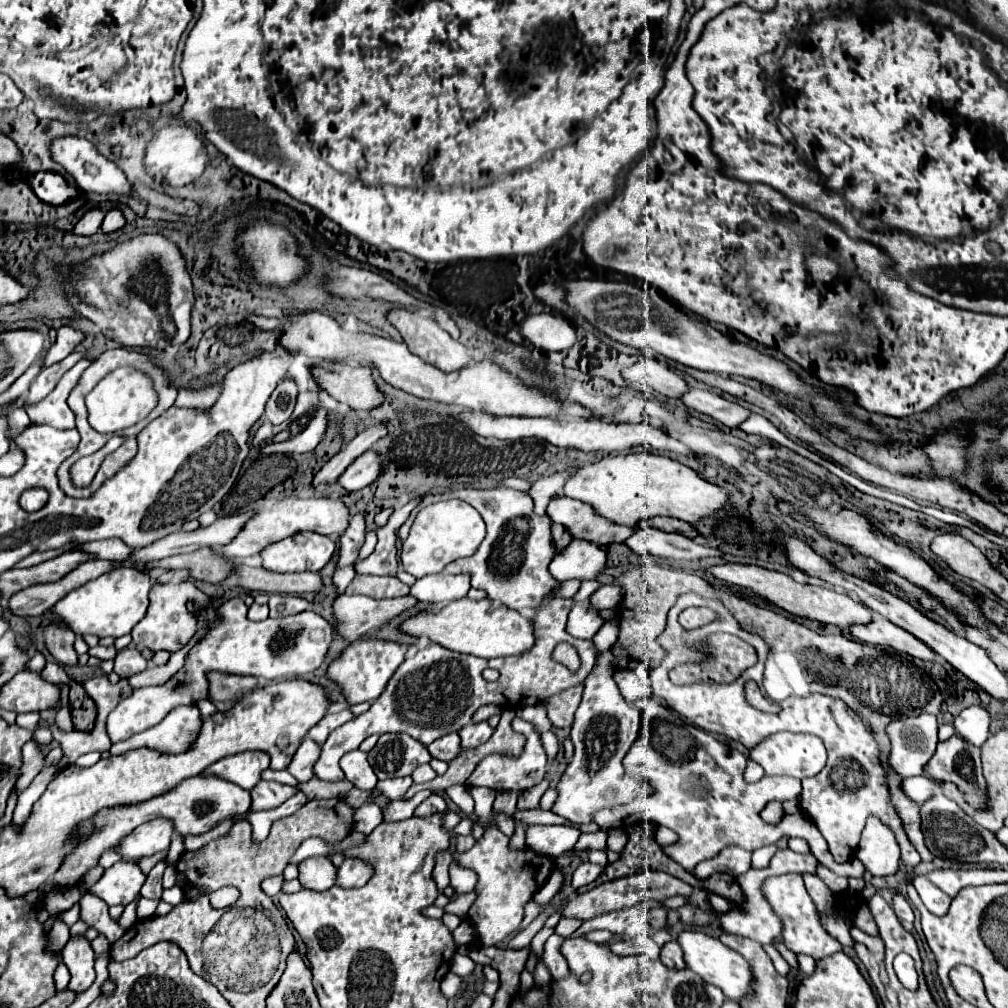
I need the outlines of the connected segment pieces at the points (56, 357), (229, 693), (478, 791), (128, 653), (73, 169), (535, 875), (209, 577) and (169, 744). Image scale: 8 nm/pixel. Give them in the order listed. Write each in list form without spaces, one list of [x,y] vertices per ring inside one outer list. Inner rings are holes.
[[[61,327],[57,333],[57,341],[51,345],[47,357],[41,361],[41,367],[45,369],[45,367],[51,367],[53,363],[59,363],[61,359],[65,359],[75,349],[75,345],[83,341],[83,337],[85,335],[81,331],[75,331],[71,327]]]
[[[213,671],[207,675],[209,677],[209,687],[211,687],[211,695],[213,699],[219,701],[229,701],[233,703],[237,699],[237,693],[241,689],[253,689],[257,687],[257,677],[237,677],[237,675],[227,675],[227,673],[219,673]]]
[[[473,787],[471,789],[471,797],[475,799],[475,815],[483,821],[483,823],[491,823],[493,821],[493,801],[495,801],[497,791],[489,789],[489,787]]]
[[[127,647],[123,651],[117,653],[115,657],[115,673],[119,677],[131,677],[139,671],[147,669],[147,659],[141,655],[141,651],[137,647]]]
[[[61,137],[57,141],[53,141],[51,145],[51,153],[53,153],[53,161],[61,163],[65,167],[67,173],[71,173],[77,181],[79,189],[85,189],[85,193],[101,193],[101,195],[133,195],[133,187],[127,181],[125,173],[109,159],[105,159],[95,147],[93,143],[81,139],[81,137]]]
[[[489,825],[485,827],[483,837],[469,851],[453,853],[453,861],[457,865],[473,869],[479,877],[475,885],[477,897],[469,909],[469,921],[473,923],[477,937],[485,945],[497,945],[503,937],[507,937],[519,927],[523,919],[523,907],[533,899],[537,889],[547,881],[555,865],[551,857],[539,855],[529,847],[511,849],[509,841],[511,839],[505,833],[501,833],[499,827]]]
[[[199,549],[193,553],[185,553],[185,555],[173,555],[173,557],[165,557],[159,561],[149,561],[145,567],[165,569],[165,571],[187,569],[191,577],[209,581],[209,583],[221,583],[225,577],[229,577],[233,569],[223,557],[217,557],[217,553],[213,553],[211,549]]]
[[[195,705],[175,707],[161,723],[149,727],[111,747],[111,755],[121,755],[129,749],[149,747],[165,753],[187,751],[201,727],[201,713]]]

